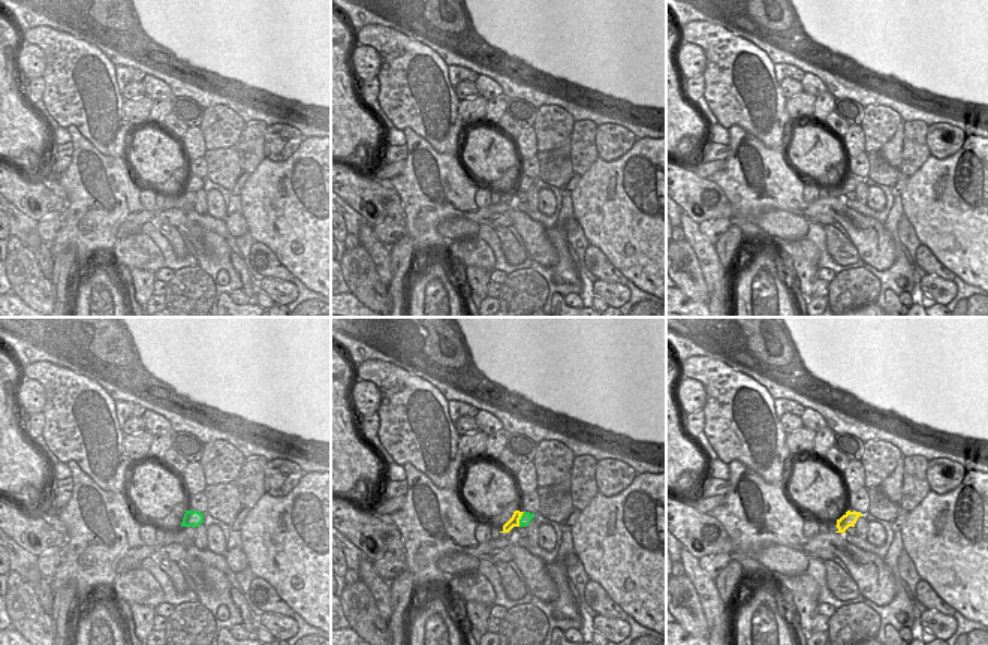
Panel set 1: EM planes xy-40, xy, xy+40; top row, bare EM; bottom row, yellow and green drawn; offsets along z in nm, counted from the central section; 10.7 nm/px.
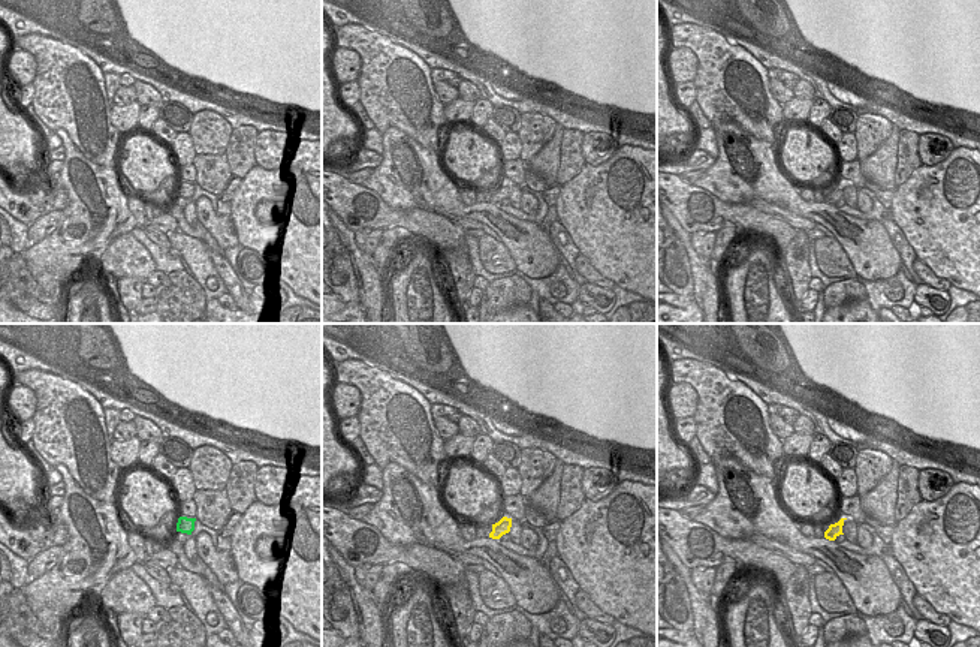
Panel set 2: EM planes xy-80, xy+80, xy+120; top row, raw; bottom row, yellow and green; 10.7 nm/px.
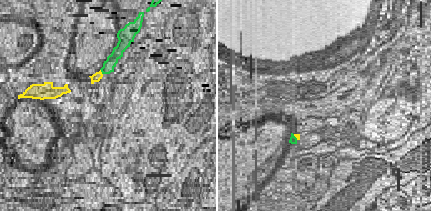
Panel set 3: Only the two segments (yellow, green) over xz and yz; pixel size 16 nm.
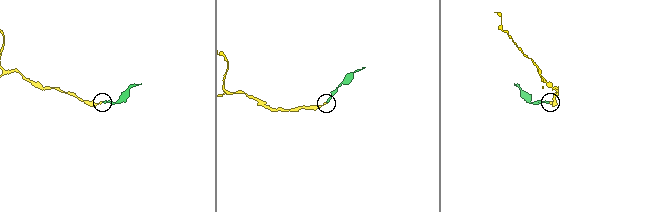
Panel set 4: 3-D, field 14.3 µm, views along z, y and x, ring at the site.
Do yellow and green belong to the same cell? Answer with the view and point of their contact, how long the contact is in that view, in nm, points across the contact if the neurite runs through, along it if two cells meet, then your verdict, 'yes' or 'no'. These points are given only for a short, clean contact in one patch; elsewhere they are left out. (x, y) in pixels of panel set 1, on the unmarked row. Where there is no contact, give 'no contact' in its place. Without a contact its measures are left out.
xy (520, 183) | 170 nm | across xy (514, 186), (520, 183), (527, 181) | yes

